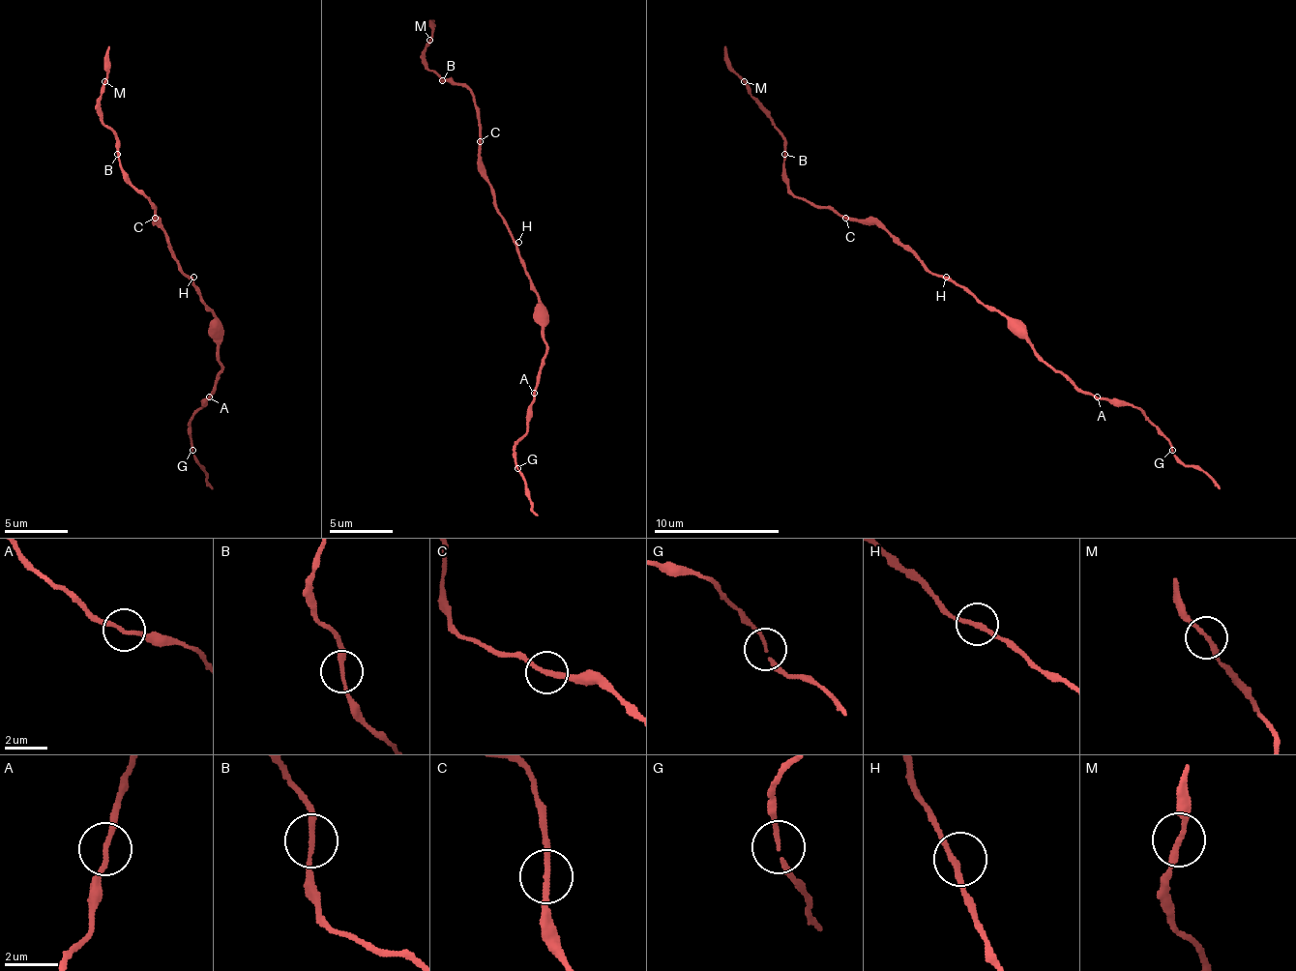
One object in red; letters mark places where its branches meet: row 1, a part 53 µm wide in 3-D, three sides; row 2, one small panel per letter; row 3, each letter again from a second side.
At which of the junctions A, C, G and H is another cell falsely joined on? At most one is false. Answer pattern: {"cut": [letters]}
{"cut": []}

